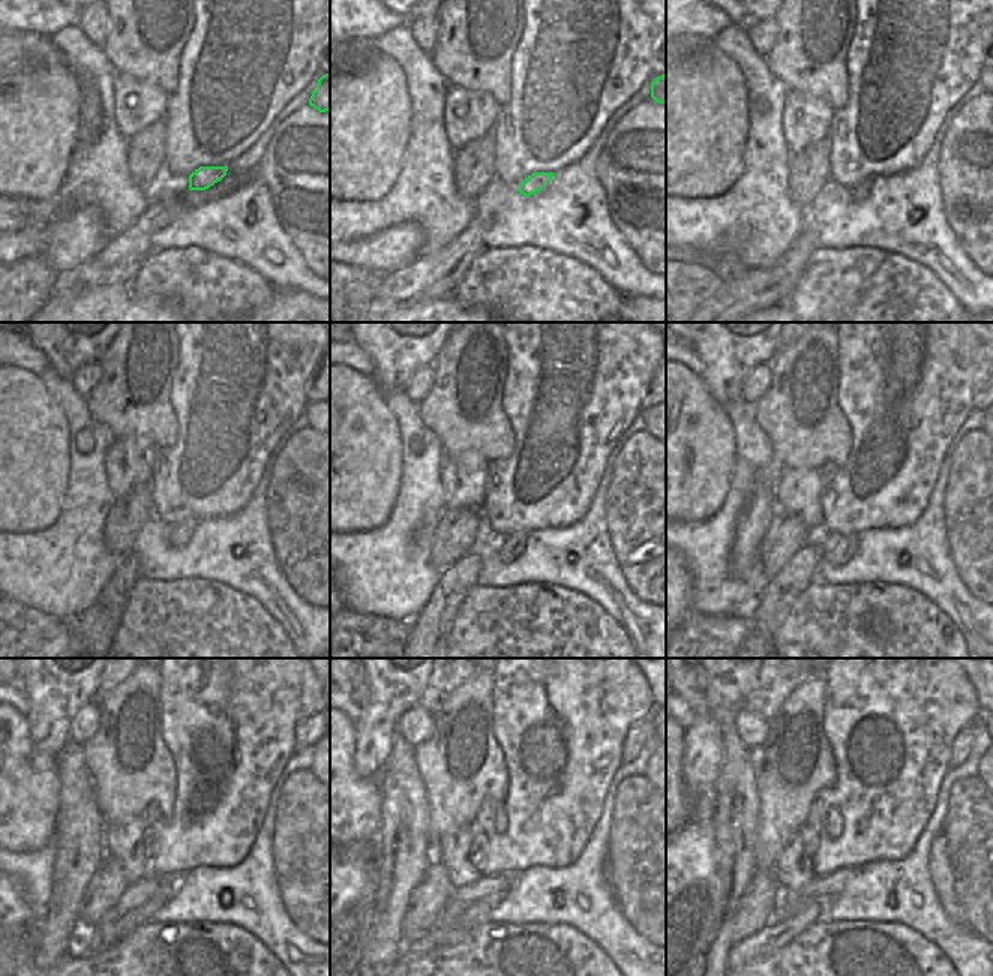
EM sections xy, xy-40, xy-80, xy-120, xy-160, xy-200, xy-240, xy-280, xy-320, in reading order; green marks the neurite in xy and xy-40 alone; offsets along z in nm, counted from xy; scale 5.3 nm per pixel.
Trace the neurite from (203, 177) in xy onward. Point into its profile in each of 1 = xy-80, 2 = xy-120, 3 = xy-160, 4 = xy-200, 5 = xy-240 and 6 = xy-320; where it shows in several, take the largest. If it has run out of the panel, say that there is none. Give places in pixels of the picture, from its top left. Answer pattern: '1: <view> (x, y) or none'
1: xy-80 (863, 188)
2: xy-120 (179, 534)
3: xy-160 (513, 544)
4: xy-200 (845, 549)
5: xy-240 (141, 915)
6: xy-320 (777, 934)

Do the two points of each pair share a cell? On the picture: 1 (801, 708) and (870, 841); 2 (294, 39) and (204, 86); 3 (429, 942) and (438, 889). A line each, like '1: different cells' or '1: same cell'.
1: different cells
2: same cell
3: different cells

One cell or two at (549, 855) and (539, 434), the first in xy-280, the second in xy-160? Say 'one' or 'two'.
one

